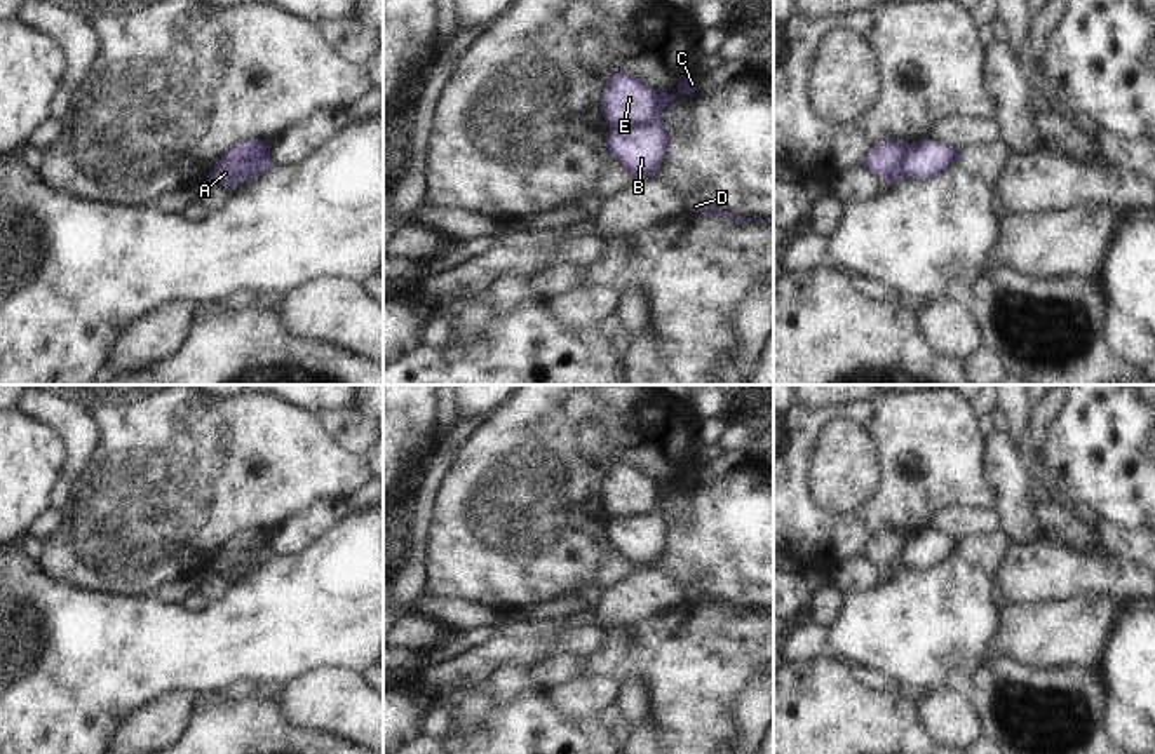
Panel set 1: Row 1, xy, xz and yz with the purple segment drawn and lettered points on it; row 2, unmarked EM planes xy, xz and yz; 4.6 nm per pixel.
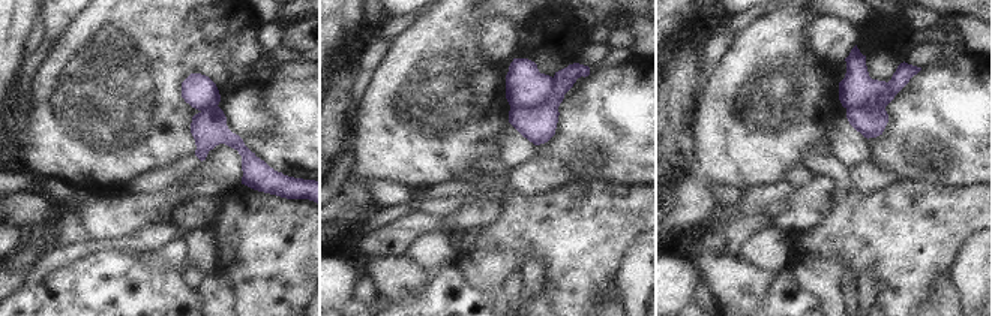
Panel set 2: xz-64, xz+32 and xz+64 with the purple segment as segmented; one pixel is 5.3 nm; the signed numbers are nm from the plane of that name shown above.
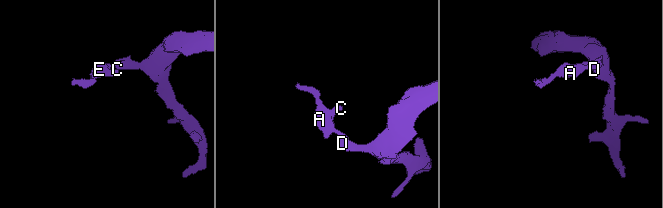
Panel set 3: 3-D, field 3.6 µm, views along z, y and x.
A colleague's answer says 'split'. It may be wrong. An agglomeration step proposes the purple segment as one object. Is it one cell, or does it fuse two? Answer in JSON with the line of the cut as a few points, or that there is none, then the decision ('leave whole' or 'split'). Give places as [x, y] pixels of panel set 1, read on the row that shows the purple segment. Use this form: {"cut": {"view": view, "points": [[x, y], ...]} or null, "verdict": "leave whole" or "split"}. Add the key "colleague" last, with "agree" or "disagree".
{"cut": {"view": "xz", "points": [[657, 94], [657, 105], [648, 121], [634, 127], [610, 127]]}, "verdict": "split", "colleague": "agree"}

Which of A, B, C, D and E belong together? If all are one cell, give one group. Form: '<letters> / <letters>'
A E / B C D

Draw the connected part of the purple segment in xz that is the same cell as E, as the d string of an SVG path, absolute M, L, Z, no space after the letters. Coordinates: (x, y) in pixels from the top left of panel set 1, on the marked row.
M615 73L601 92L601 111L610 127L636 129L652 120L657 92L625 73Z

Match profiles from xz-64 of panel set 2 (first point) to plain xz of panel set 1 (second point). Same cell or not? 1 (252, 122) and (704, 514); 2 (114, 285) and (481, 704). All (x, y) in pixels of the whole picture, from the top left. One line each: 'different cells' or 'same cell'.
1: different cells
2: different cells

